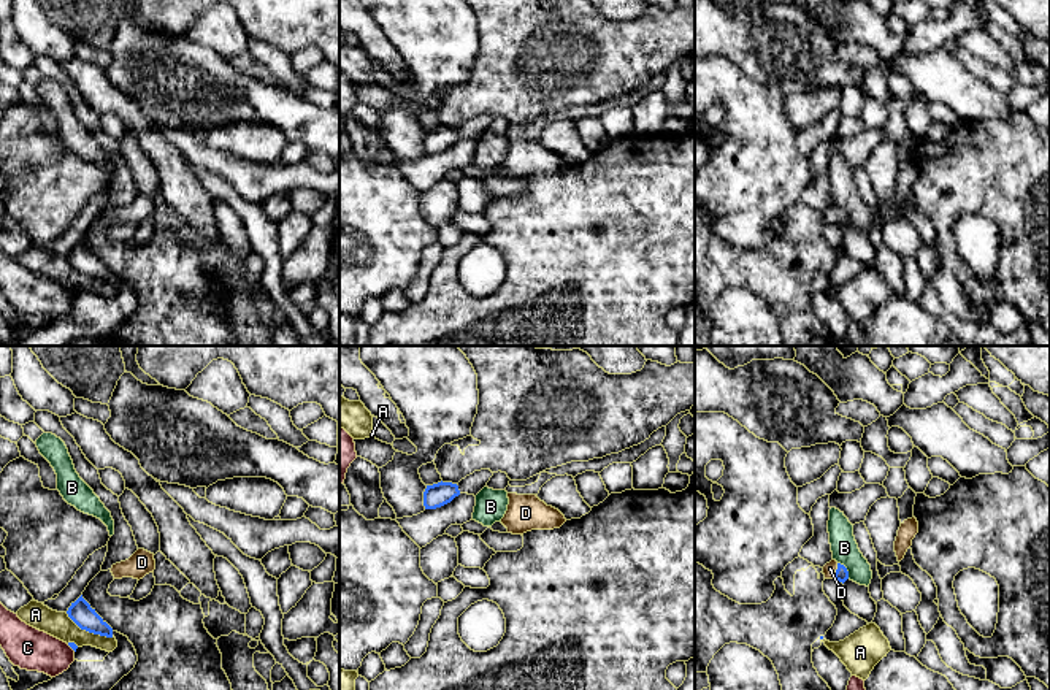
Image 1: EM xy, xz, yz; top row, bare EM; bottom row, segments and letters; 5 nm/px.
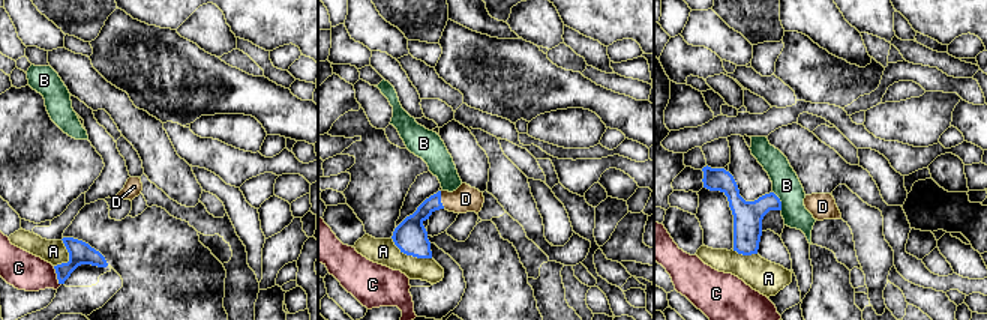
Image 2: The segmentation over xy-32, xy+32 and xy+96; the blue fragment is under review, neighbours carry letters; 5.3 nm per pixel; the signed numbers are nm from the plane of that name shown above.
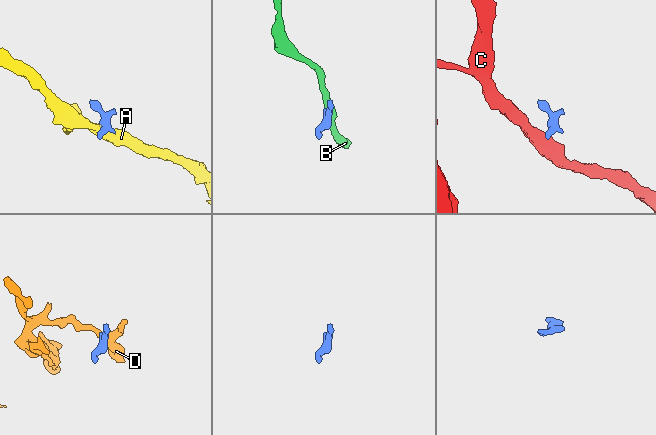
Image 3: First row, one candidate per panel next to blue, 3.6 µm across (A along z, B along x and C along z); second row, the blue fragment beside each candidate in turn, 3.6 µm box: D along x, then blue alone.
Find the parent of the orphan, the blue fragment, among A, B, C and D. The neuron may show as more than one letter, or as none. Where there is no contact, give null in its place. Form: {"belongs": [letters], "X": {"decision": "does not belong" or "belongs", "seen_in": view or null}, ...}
{"belongs": ["D"], "A": {"decision": "does not belong", "seen_in": "xy"}, "B": {"decision": "does not belong", "seen_in": "yz"}, "C": {"decision": "does not belong", "seen_in": "xy"}, "D": {"decision": "belongs", "seen_in": "yz"}}

